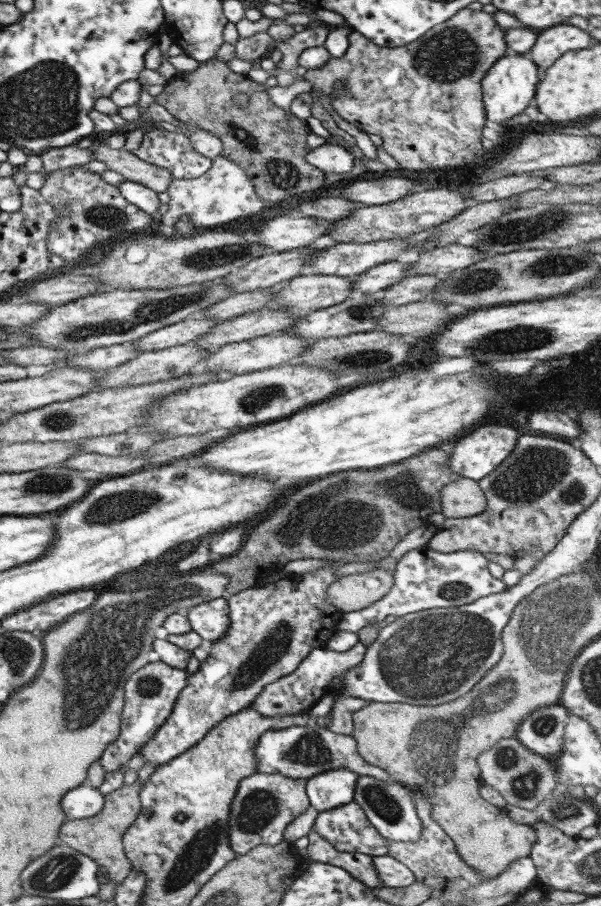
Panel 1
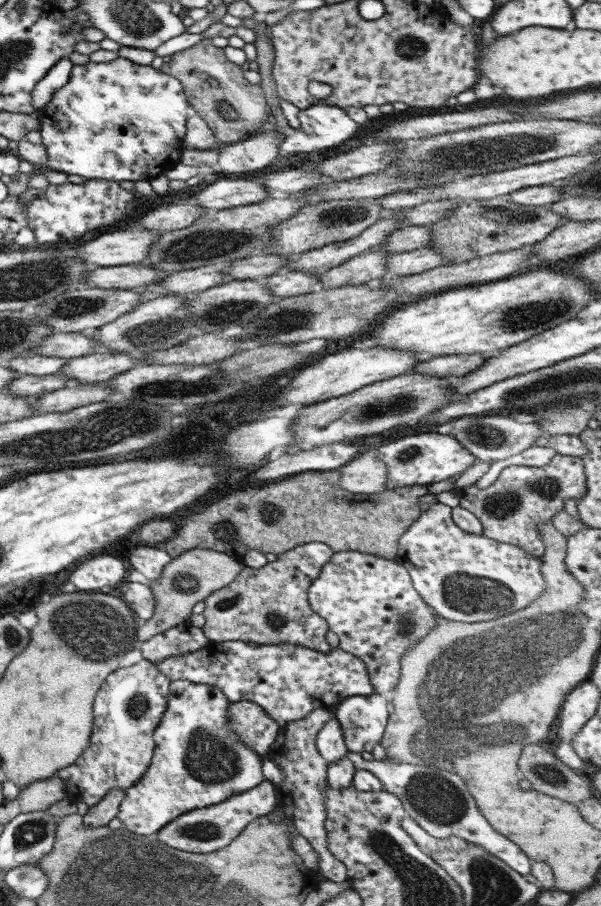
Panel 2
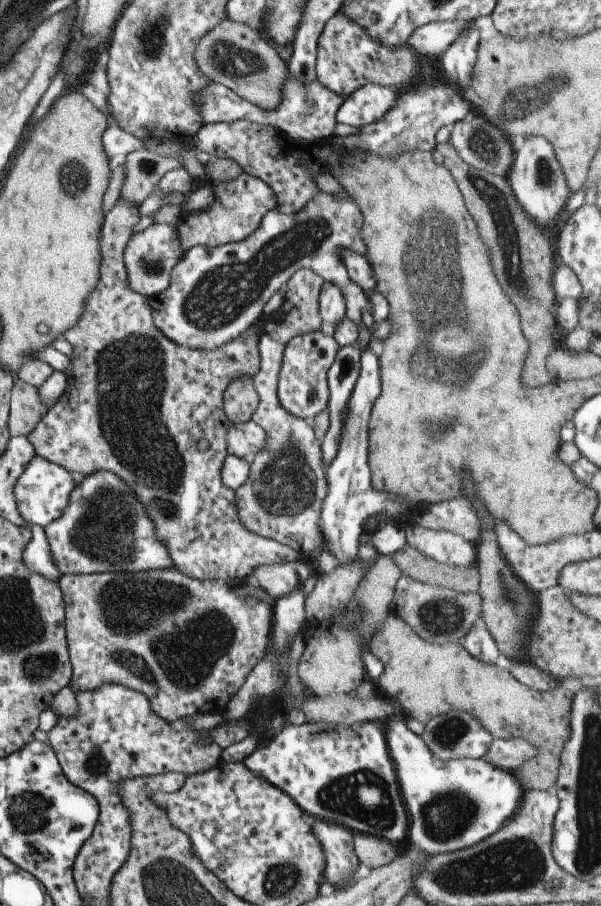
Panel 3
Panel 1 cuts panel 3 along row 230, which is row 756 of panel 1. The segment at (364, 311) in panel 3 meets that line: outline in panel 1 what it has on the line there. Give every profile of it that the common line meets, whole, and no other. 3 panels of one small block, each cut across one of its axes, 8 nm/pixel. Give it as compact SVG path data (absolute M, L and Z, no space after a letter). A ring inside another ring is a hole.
M317 724L297 725L281 730L267 730L258 738L254 746L256 770L263 774L280 774L287 778L311 778L316 774L338 768L348 768L358 776L370 776L383 782L394 780L377 766L365 762L359 756L356 742L350 735L339 735Z

